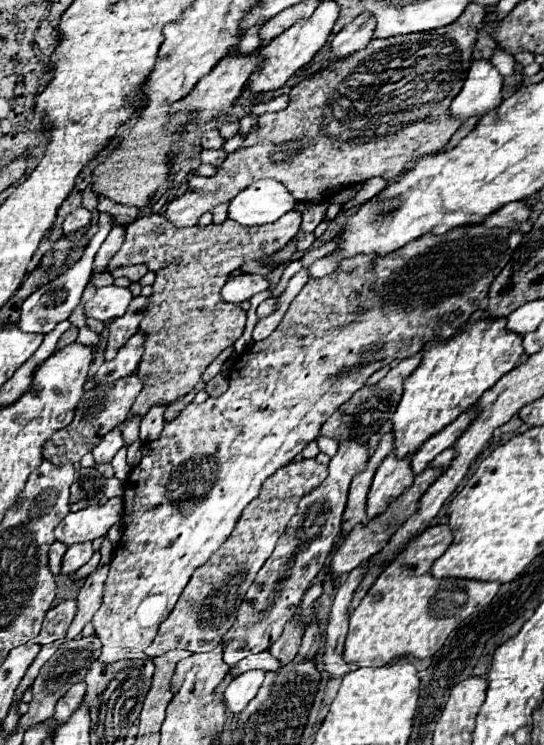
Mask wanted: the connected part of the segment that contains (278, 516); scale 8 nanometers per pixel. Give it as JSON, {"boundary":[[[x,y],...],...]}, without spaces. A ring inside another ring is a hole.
{"boundary":[[[302,459],[278,469],[264,483],[260,495],[252,499],[250,505],[244,509],[242,517],[238,519],[238,525],[234,527],[234,533],[202,567],[194,571],[174,611],[160,625],[156,639],[146,651],[150,659],[166,653],[168,649],[188,649],[192,653],[212,651],[222,641],[226,631],[234,625],[240,599],[246,597],[246,591],[254,583],[256,573],[272,555],[276,541],[286,531],[288,521],[294,517],[298,509],[298,501],[314,487],[318,487],[326,479],[326,475],[326,465],[320,465],[316,459]]]}

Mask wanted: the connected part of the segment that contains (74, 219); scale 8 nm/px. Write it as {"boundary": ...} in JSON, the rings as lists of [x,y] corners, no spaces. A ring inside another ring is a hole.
{"boundary":[[[84,207],[74,209],[74,211],[72,211],[72,213],[70,213],[70,215],[64,219],[64,225],[62,225],[64,235],[76,233],[76,231],[80,231],[80,229],[88,227],[90,219],[92,219],[92,215],[90,215],[90,211],[88,211],[88,209],[84,209]]]}

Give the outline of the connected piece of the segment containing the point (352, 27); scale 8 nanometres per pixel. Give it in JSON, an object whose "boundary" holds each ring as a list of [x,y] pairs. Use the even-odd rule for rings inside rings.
{"boundary":[[[362,11],[354,23],[346,25],[332,41],[334,57],[346,57],[350,53],[356,53],[358,49],[366,47],[374,39],[376,19],[370,11]]]}

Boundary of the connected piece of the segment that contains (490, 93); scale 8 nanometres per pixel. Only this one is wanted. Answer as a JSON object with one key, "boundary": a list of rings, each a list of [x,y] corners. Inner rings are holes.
{"boundary":[[[474,61],[466,83],[458,97],[452,101],[452,117],[466,121],[472,115],[486,115],[502,103],[502,75],[490,61]]]}

